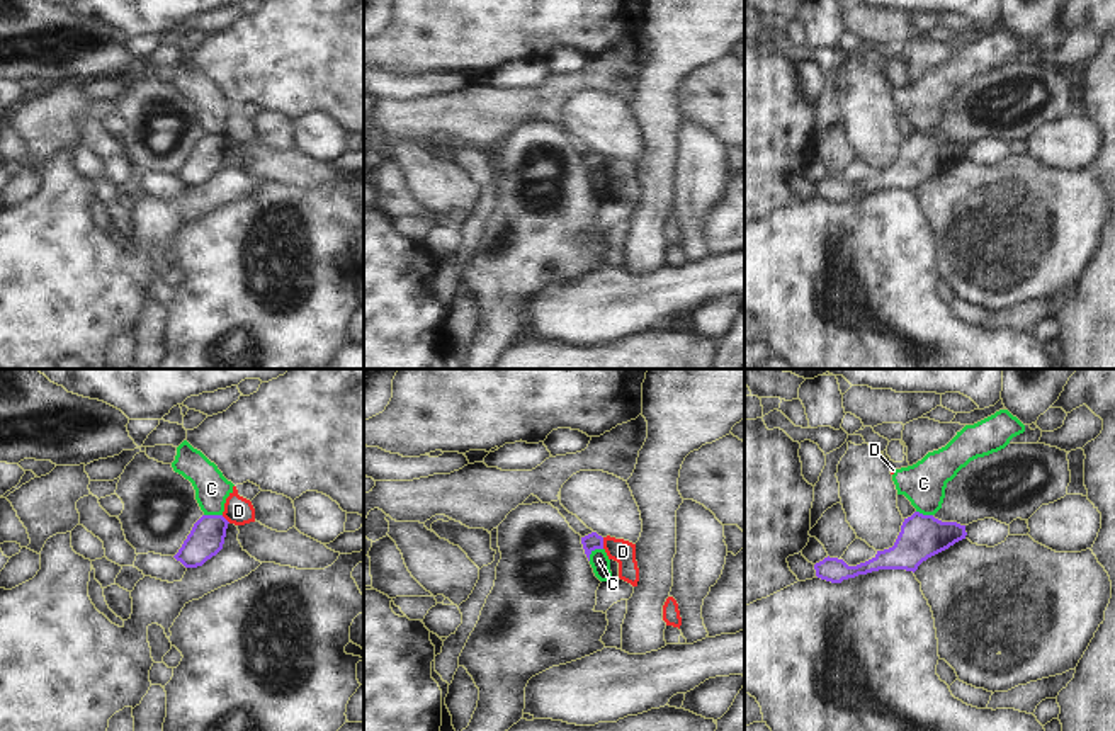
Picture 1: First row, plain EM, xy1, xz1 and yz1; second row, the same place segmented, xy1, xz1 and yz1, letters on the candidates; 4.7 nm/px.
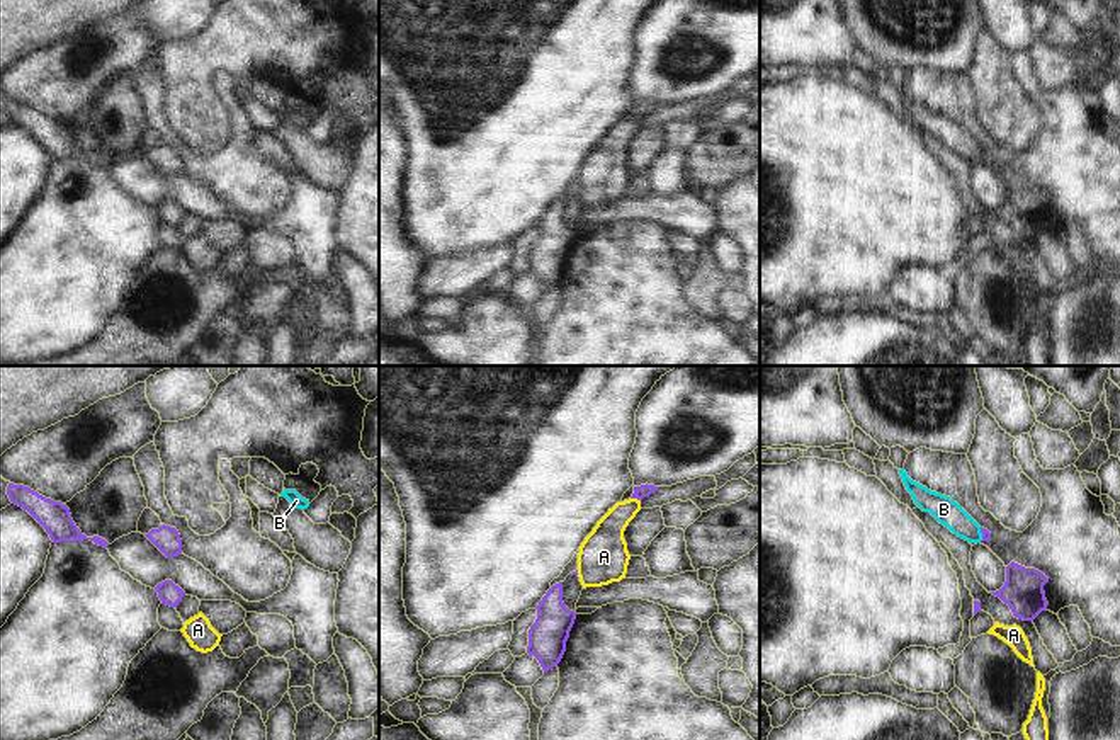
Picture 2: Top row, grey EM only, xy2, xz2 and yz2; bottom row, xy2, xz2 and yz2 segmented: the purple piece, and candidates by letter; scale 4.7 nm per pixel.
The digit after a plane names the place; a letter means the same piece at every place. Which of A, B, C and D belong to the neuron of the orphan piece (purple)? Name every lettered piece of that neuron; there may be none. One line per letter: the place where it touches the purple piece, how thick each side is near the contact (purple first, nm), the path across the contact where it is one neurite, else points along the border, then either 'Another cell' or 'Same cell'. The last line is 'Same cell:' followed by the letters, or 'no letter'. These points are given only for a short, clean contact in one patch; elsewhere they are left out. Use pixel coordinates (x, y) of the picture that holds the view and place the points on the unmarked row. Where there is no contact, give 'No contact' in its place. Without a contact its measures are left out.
A: Touches purple at xz2 (636, 116). Thickness 60 nm (purple) against 160 nm. Another cell
B: Touches purple at yz2 (983, 153). Thickness 50 nm (purple) against 120 nm. Path across: yz2 (986, 155), (983, 153), (972, 152), (944, 128). Same cell
C: Touches purple at xz1 (594, 169). Thickness 80 nm (purple) against 90 nm. Boundary: xz1 (602, 167), (597, 167), (588, 179). Another cell
D: Touches purple at xz1 (602, 162). Thickness 80 nm (purple) against 110 nm. Boundary: xz1 (602, 157), (604, 167). Another cell
Same cell: B.

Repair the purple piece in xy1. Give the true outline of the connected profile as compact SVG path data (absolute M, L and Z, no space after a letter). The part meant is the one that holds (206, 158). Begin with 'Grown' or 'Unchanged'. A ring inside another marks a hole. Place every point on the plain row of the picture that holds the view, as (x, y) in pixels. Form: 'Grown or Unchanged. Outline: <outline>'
Unchanged. Outline: M202 134L173 177L185 187L202 185L223 168L228 143L223 134Z

